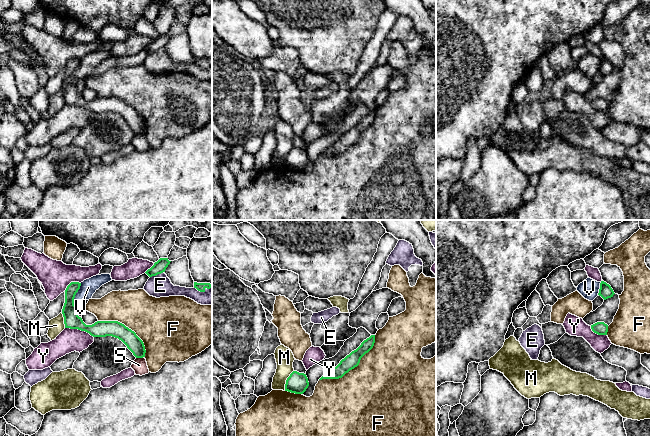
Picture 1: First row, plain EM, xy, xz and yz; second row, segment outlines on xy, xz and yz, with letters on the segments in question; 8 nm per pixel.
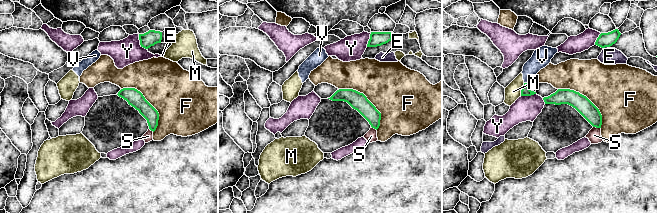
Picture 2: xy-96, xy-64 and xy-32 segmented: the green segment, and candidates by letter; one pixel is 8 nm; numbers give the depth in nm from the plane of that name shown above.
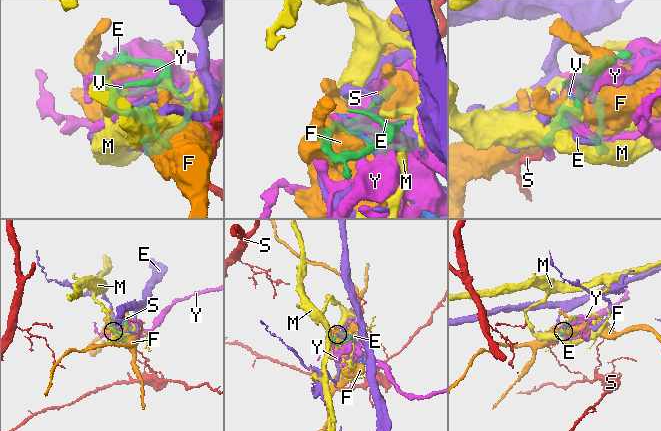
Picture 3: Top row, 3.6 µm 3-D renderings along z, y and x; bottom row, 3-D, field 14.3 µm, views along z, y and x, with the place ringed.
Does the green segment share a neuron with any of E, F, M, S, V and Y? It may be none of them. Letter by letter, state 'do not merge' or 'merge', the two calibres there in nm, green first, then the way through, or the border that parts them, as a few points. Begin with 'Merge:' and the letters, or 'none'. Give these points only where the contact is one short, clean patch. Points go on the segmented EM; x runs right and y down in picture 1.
Merge: E
E: merge; 100 nm thick on the green side, 180 nm on the other
F: do not merge; 120 nm thick on the green side, 500 nm on the other
M: do not merge; 170 nm thick on the green side, 150 nm on the other; border along xz (293, 370), (286, 380), (284, 390)
S: do not merge; 120 nm thick on the green side, 120 nm on the other
V: do not merge; 130 nm thick on the green side, 130 nm on the other
Y: do not merge; 130 nm thick on the green side, 190 nm on the other

